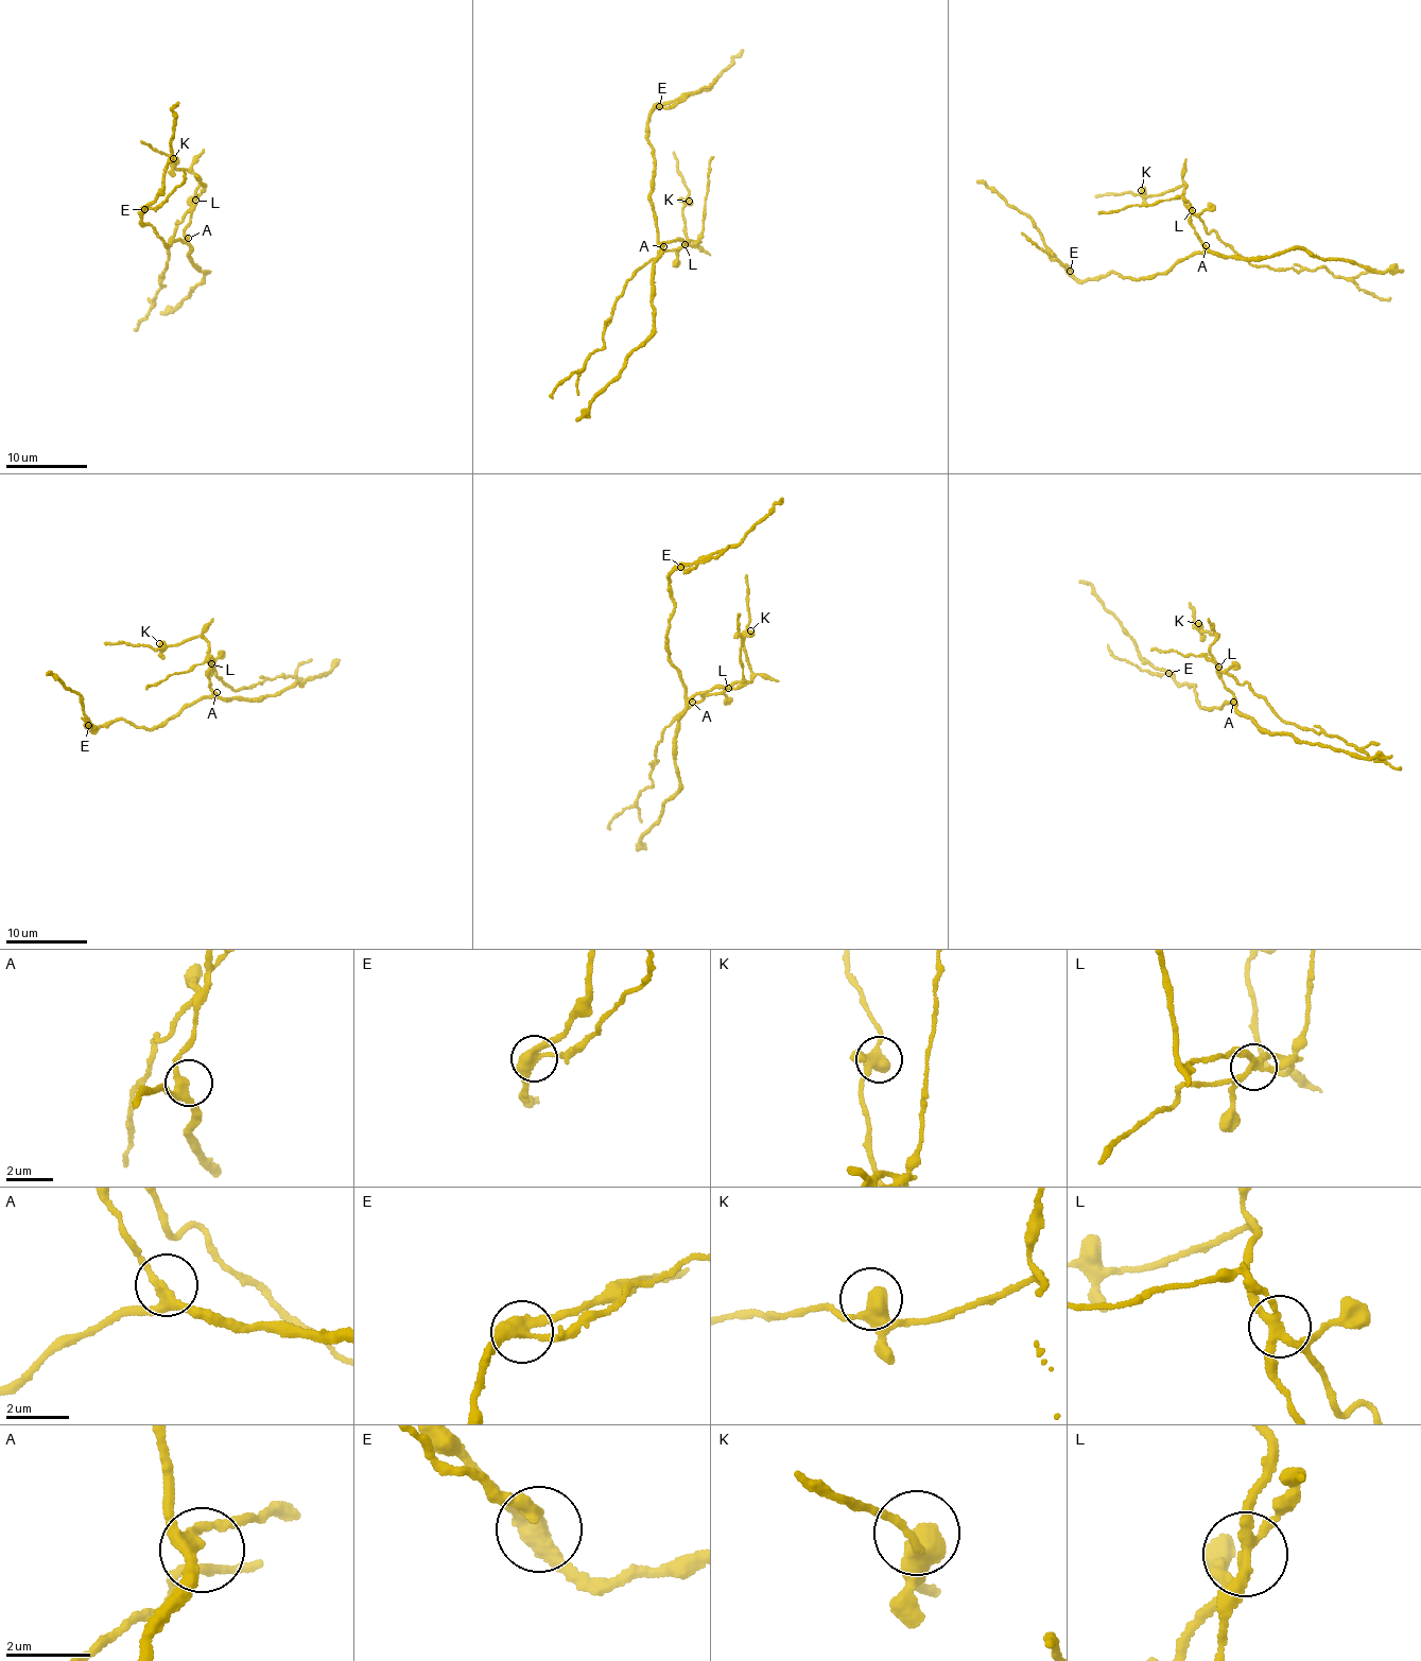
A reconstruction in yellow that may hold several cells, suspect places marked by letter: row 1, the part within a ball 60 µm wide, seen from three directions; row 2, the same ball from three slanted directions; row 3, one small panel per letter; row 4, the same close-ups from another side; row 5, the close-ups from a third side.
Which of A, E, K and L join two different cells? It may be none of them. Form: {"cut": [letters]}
{"cut": ["E", "L"]}

